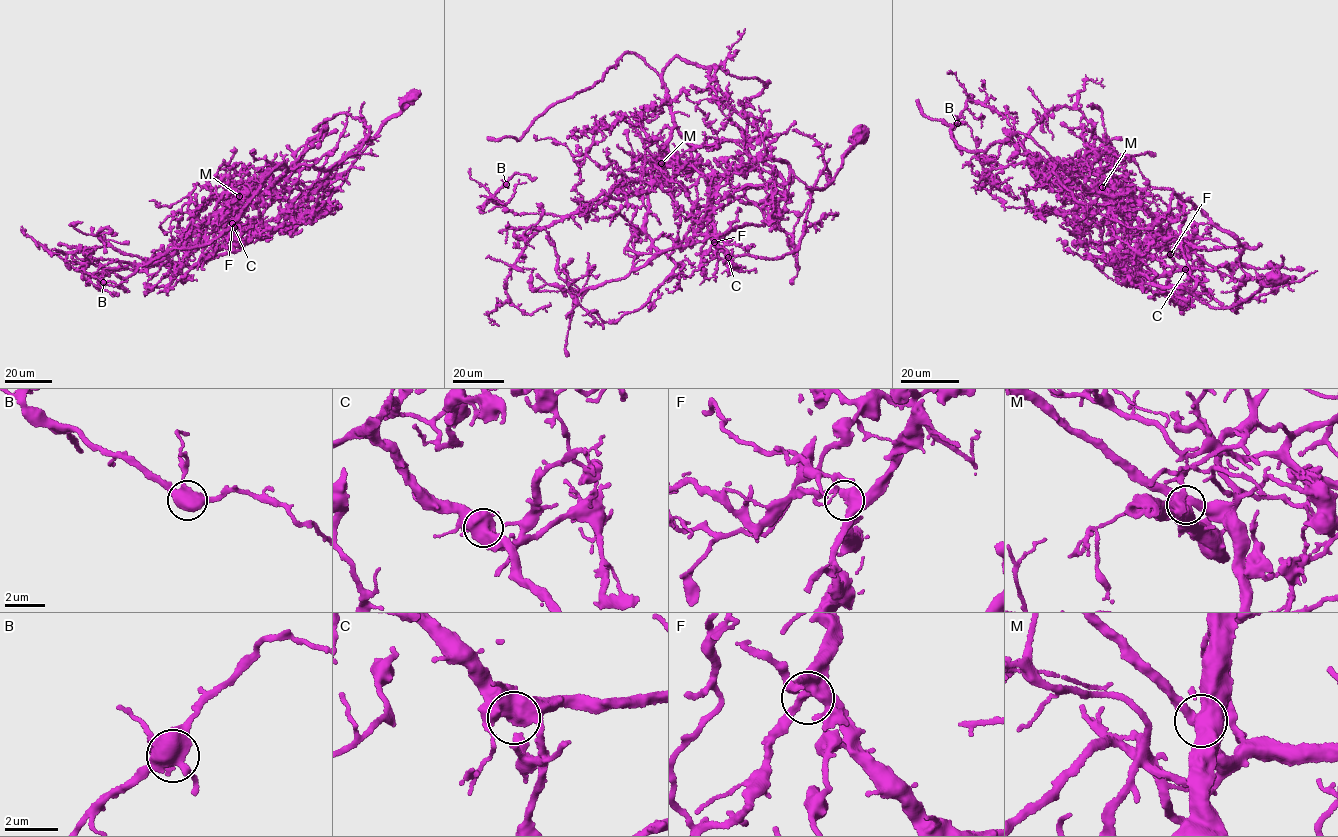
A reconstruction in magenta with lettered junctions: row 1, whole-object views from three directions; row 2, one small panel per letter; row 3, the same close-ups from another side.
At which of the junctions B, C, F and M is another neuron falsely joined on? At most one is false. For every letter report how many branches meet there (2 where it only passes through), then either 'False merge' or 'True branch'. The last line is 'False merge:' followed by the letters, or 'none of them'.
B: Branches: 4. True branch
C: Branches: 4. True branch
F: Branches: 4. True branch
M: Branches: 4. False merge
False merge: M

